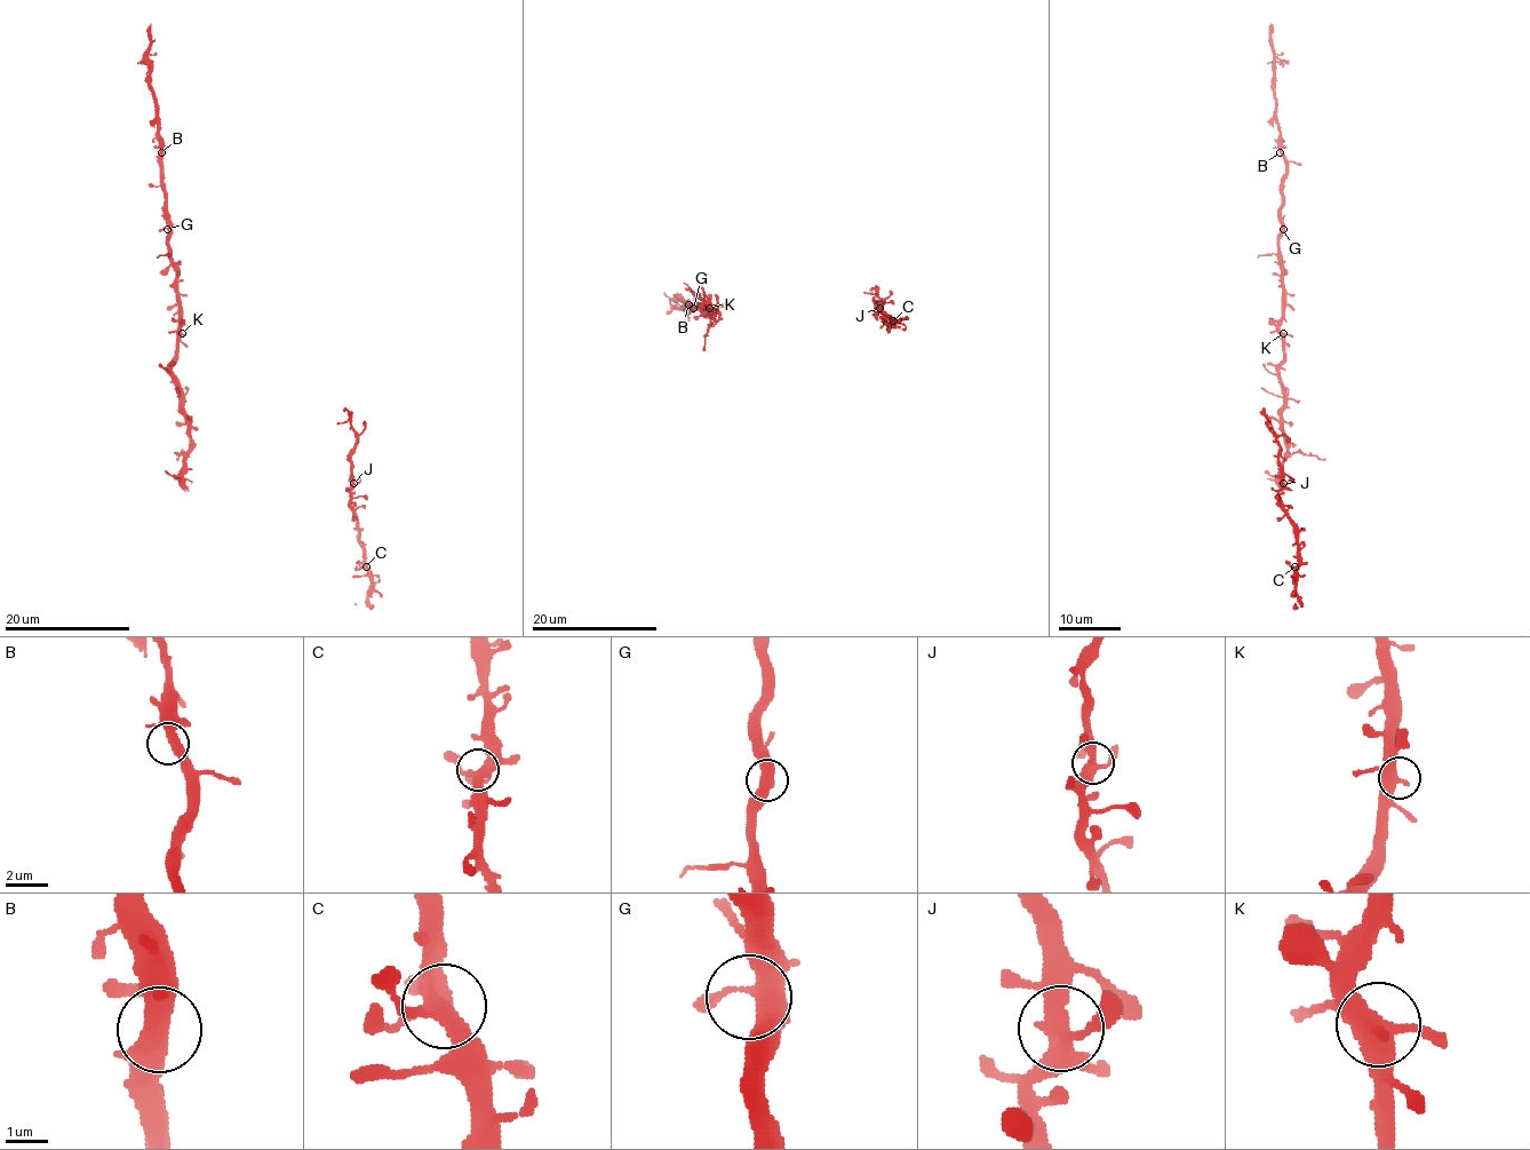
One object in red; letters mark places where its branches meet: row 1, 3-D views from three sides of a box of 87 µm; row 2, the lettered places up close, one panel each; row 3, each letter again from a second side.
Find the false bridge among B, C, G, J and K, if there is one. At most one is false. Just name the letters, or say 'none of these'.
none of these

